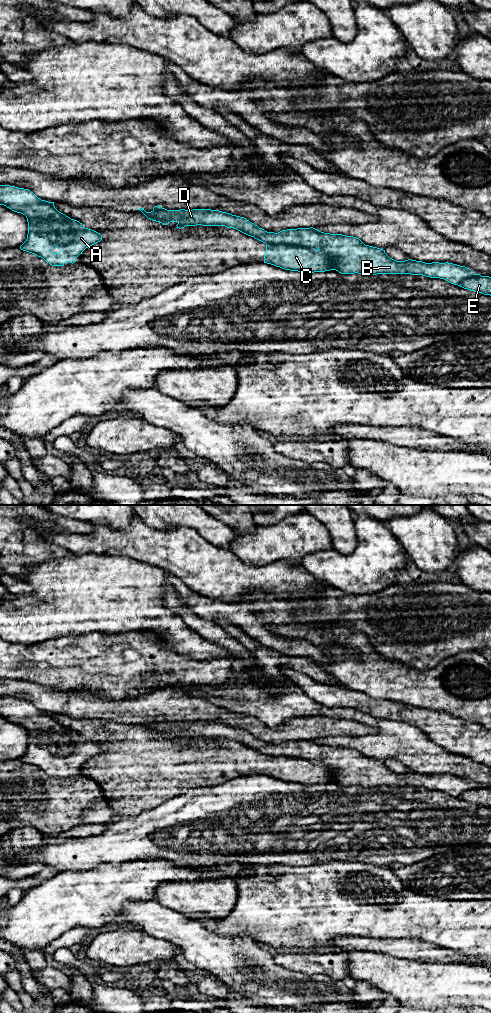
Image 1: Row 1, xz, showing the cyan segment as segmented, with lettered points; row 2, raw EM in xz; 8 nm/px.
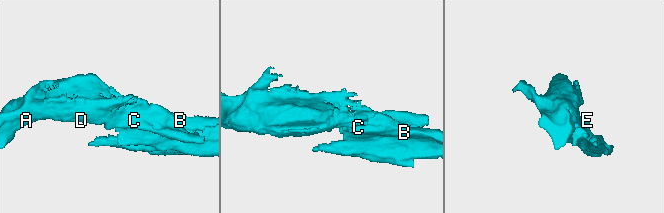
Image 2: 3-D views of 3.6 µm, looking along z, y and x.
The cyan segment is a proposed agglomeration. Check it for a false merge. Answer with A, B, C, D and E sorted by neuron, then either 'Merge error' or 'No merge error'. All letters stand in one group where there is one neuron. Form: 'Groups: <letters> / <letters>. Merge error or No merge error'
Groups: A B D / C E. Merge error

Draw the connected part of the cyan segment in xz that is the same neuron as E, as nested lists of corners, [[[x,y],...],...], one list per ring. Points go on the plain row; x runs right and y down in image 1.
[[[473,786],[469,790],[462,792],[458,798],[476,805],[491,808],[491,789],[489,788]]]

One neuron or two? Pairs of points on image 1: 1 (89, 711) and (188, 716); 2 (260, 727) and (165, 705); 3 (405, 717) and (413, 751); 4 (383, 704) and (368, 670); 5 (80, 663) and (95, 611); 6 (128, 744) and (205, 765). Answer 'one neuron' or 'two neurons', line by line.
1: one neuron
2: one neuron
3: two neurons
4: two neurons
5: two neurons
6: one neuron

